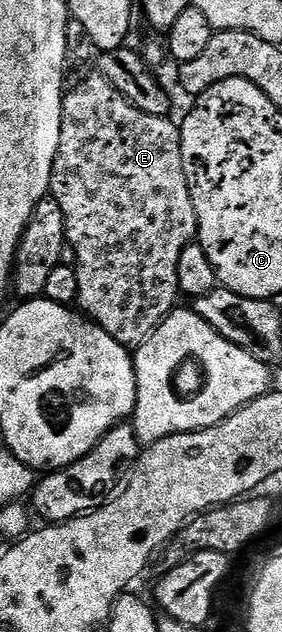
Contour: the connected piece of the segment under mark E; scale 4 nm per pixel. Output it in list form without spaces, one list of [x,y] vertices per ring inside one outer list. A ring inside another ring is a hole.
[[[99,74],[88,76],[80,80],[76,85],[69,87],[64,94],[62,106],[62,134],[58,138],[58,154],[52,163],[52,187],[51,199],[62,206],[62,218],[64,219],[64,238],[77,254],[75,265],[78,274],[78,308],[83,315],[87,316],[93,324],[97,324],[114,342],[129,350],[139,348],[146,338],[164,321],[173,308],[177,307],[182,293],[178,286],[178,258],[182,258],[182,250],[185,246],[197,239],[198,229],[196,226],[196,211],[190,194],[190,186],[186,178],[186,170],[182,162],[182,142],[180,141],[179,127],[171,124],[168,116],[155,116],[138,110],[138,106],[130,103],[106,78]]]

